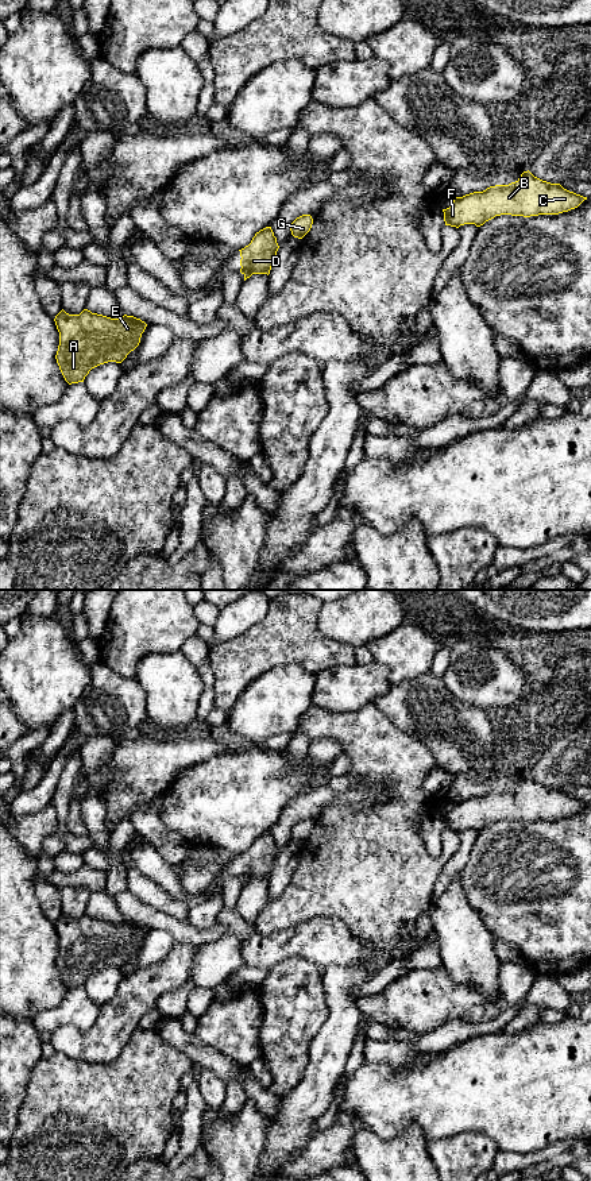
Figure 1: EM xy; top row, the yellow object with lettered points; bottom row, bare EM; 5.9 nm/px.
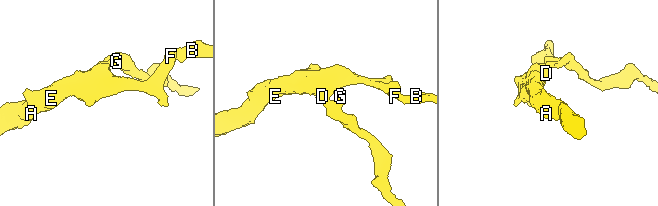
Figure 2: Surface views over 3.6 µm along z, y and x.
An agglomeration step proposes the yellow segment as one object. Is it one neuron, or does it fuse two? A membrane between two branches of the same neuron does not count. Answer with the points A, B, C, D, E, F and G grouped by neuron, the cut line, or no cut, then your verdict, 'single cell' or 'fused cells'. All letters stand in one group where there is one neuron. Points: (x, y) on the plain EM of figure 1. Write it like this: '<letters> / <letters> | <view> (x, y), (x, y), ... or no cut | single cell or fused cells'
A B C D E F G | no cut | single cell

